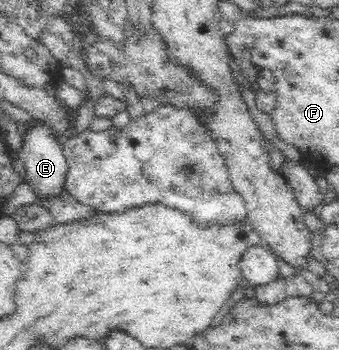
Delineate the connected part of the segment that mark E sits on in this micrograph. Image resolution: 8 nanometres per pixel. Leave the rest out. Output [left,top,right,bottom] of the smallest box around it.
[19,121,69,203]

